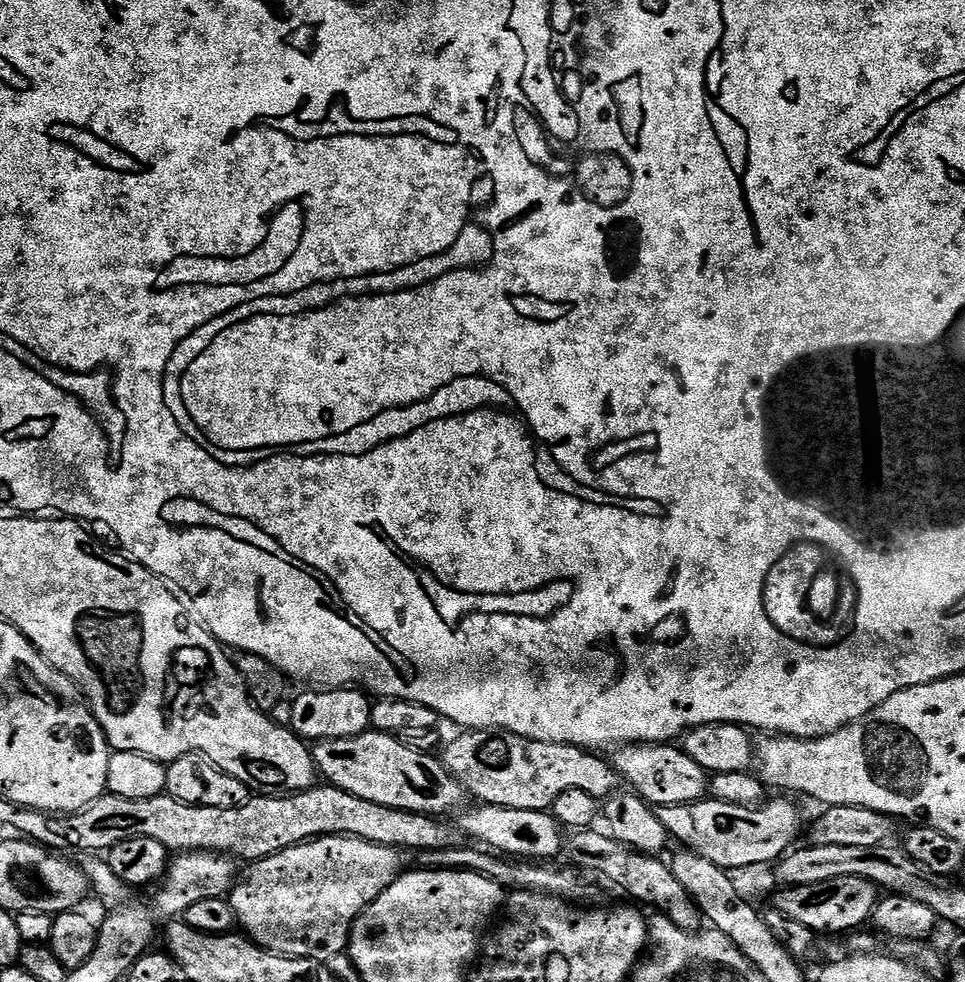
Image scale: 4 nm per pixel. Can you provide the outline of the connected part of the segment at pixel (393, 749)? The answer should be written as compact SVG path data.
M369 730L354 738L320 740L311 749L316 769L323 779L324 777L327 779L325 781L329 785L342 788L366 801L377 802L379 805L407 812L425 812L426 815L437 818L448 814L444 812L454 811L455 813L465 803L463 800L464 796L466 797L466 789L445 766L443 759L427 752L411 749L410 746L404 746L393 733Z

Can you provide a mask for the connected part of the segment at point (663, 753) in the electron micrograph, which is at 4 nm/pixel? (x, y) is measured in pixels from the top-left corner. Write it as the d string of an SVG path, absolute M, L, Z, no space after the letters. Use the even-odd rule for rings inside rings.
M675 743L667 744L622 744L611 749L610 763L625 781L630 783L631 791L642 797L647 804L656 808L662 806L678 806L679 804L693 804L695 800L705 799L710 792L710 774L690 754L684 752L683 747Z

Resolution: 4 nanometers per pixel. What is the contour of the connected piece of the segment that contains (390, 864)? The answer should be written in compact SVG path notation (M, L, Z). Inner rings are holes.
M321 836L318 840L307 840L305 844L295 844L292 848L287 848L278 854L268 856L264 860L258 860L247 865L248 873L245 876L243 873L237 879L230 893L230 903L236 915L236 923L241 929L245 928L243 931L255 943L259 944L262 948L268 949L270 952L277 952L280 956L307 956L309 960L327 962L334 954L347 949L348 937L352 934L352 924L354 921L368 909L368 905L378 898L378 894L382 894L382 890L389 888L400 877L400 873L405 871L404 856L405 853L399 848L366 842L357 836Z

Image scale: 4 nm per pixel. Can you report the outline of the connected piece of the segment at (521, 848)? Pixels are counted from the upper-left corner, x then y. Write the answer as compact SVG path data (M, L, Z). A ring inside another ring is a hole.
M481 803L480 808L465 807L459 813L461 833L472 836L479 845L505 854L510 858L521 858L529 862L552 862L556 855L563 853L566 848L566 836L562 825L556 821L551 811L545 810L514 810L506 806L494 806Z

